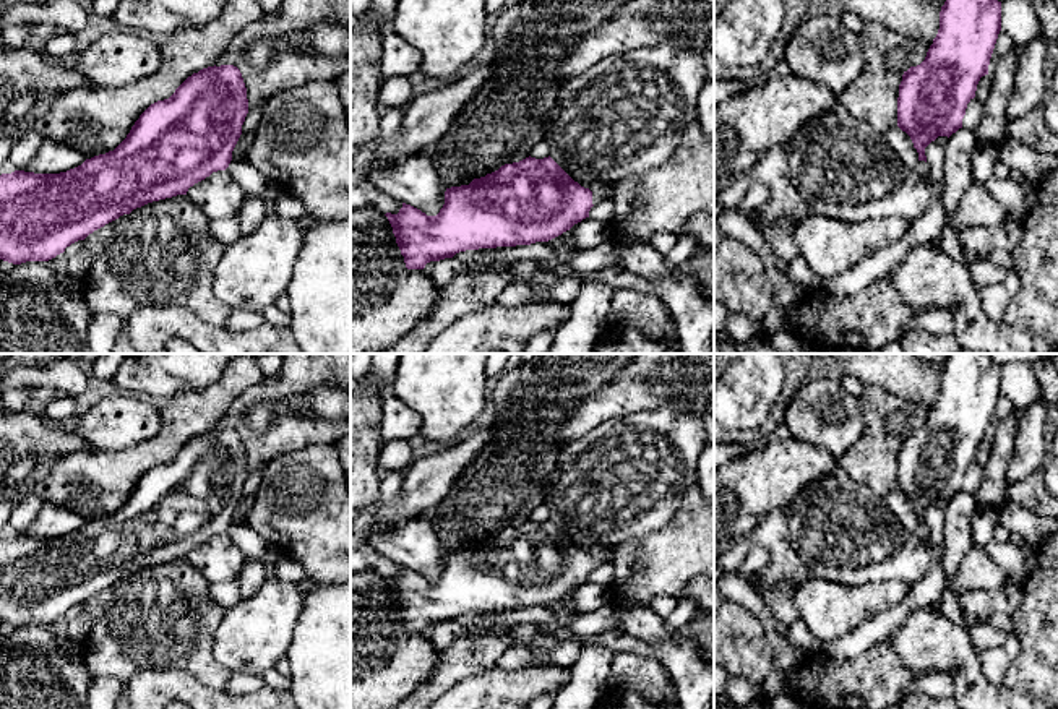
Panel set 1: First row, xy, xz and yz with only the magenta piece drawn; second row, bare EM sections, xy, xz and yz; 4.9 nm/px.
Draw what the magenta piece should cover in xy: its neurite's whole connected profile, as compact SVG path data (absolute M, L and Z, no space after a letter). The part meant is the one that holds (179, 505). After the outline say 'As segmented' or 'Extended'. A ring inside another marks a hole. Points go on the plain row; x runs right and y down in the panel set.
M214 428L188 440L169 462L151 467L114 514L60 537L2 537L0 623L13 628L49 625L136 571L187 558L190 550L217 534L227 534L245 558L273 568L282 552L247 522L232 522L247 477L247 451L240 433Z. Extended

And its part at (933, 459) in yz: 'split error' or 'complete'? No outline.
split error

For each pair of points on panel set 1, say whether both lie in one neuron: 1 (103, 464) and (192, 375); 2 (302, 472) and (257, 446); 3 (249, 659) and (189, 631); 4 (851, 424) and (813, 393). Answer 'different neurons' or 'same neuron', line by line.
1: different neurons
2: different neurons
3: different neurons
4: same neuron

